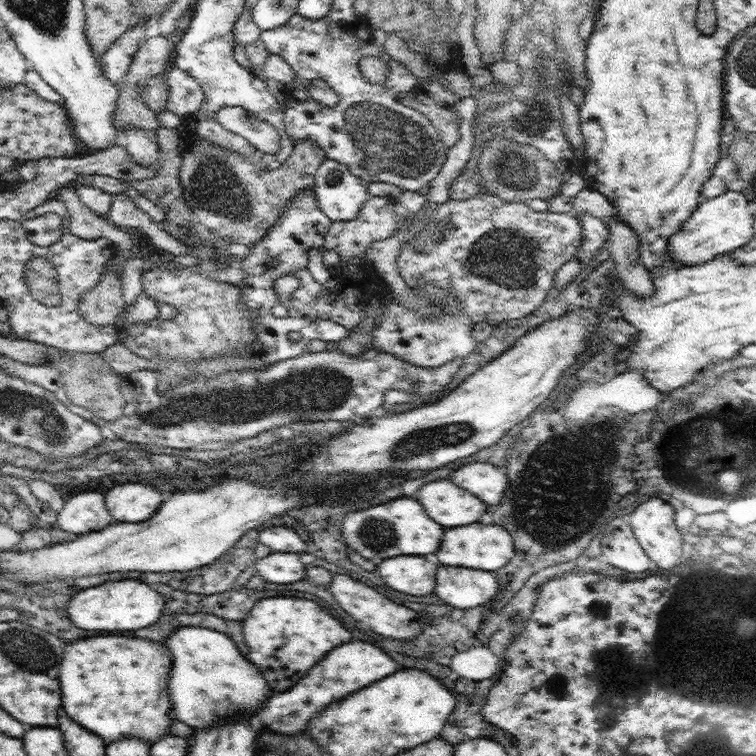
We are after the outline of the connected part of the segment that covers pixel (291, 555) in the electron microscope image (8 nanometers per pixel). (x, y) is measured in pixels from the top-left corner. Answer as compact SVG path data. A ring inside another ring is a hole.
M272 552L256 561L256 572L268 582L292 584L304 580L306 568L300 562L300 554L294 552Z

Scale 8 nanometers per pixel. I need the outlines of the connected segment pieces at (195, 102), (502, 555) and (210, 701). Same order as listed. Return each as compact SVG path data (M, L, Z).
M171 66L166 72L170 85L169 101L163 111L170 111L181 118L194 114L204 100L201 86L186 72Z
M468 524L464 528L448 528L444 532L440 552L436 552L440 564L448 566L466 566L466 568L476 568L482 571L500 570L510 562L514 556L514 540L508 530L496 526L496 524Z
M182 627L166 644L176 656L168 682L173 716L192 729L211 728L236 714L255 718L257 710L271 697L272 690L264 676L254 664L244 662L244 656L226 634L204 627Z

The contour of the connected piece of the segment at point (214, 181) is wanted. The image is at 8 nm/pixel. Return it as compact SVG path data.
M191 136L186 142L178 173L185 201L203 228L208 227L230 242L255 246L281 219L299 192L303 198L315 198L315 172L325 159L315 142L296 144L286 162L276 170L260 170L239 152L202 141L202 137Z

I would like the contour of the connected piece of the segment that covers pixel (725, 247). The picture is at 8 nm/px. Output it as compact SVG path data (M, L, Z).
M731 190L716 198L703 199L683 227L669 238L667 250L671 257L686 266L703 265L717 254L730 254L750 242L754 235L754 215L746 207L749 202L742 191Z

